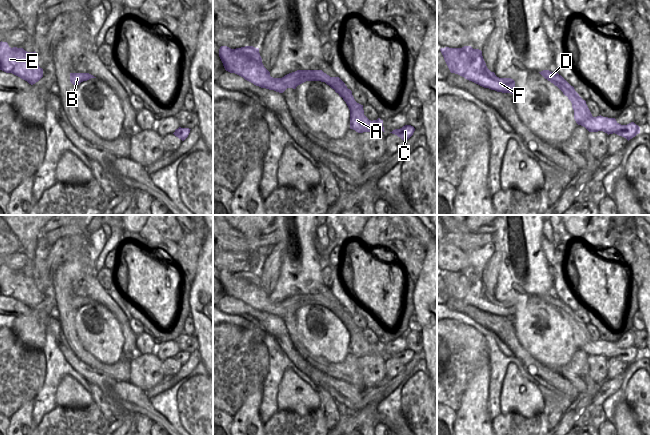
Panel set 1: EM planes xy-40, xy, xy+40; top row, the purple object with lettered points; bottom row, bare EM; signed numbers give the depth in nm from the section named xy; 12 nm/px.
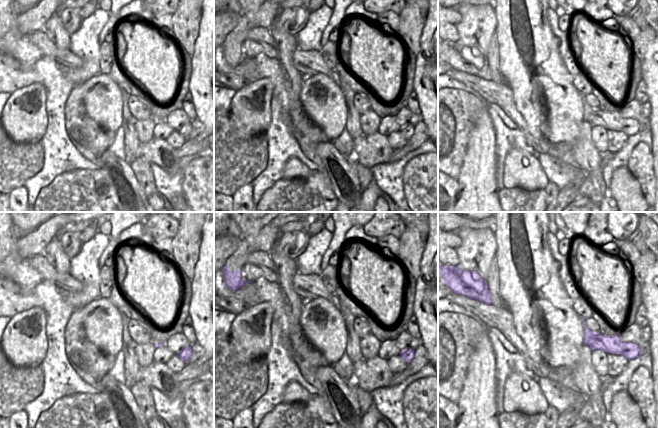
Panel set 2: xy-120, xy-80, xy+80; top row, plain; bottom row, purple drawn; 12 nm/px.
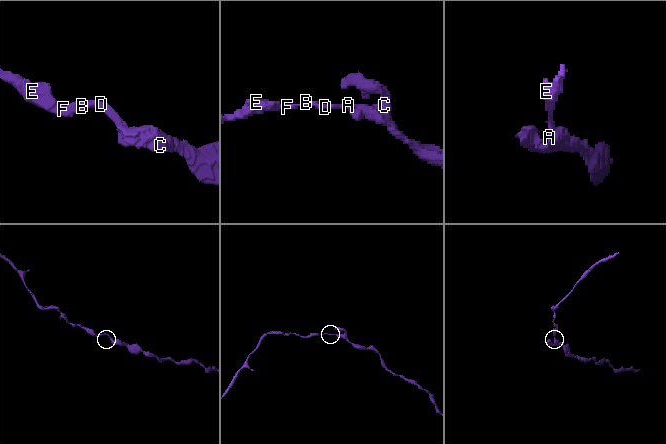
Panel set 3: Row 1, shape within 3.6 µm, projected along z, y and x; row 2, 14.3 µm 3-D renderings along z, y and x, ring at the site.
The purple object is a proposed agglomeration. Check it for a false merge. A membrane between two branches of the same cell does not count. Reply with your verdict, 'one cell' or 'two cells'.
one cell

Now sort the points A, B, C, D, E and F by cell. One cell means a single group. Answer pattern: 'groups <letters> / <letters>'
groups A B C D E F

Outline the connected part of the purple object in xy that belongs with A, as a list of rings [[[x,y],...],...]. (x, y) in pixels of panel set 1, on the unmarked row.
[[[221,270],[219,281],[226,295],[235,297],[256,310],[279,317],[283,317],[287,312],[296,313],[298,309],[306,305],[325,306],[346,326],[350,334],[350,353],[358,357],[376,354],[385,356],[383,344],[380,342],[369,344],[364,339],[363,329],[355,325],[352,315],[339,301],[330,301],[322,294],[297,294],[282,302],[273,302],[262,287],[259,272],[253,270],[236,273]]]

